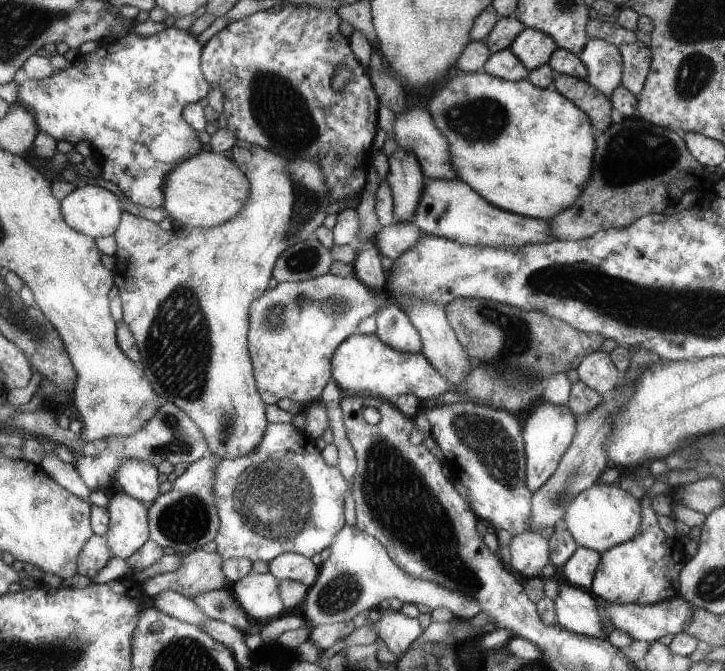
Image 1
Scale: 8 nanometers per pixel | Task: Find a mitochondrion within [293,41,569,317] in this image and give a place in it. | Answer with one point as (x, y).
(488, 117)

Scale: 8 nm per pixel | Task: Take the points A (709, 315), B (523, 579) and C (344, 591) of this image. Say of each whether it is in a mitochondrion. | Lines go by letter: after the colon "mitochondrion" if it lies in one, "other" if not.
A: mitochondrion
B: other
C: mitochondrion

